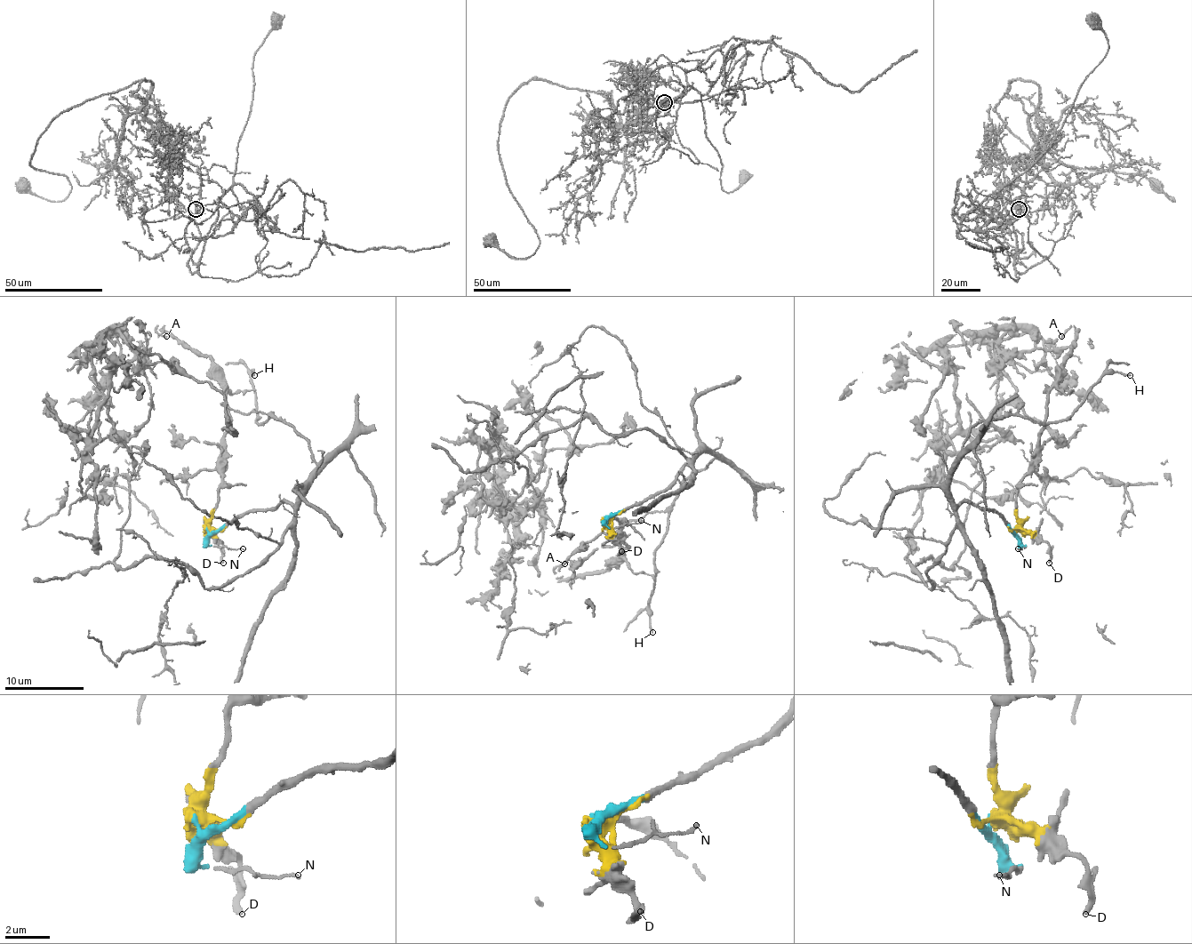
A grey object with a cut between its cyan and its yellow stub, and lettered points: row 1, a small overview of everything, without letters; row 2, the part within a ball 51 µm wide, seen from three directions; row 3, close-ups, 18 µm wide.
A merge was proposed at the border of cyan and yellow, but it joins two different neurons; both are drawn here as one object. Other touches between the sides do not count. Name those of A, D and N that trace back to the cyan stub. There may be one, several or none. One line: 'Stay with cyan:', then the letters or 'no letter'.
Stay with cyan: N

